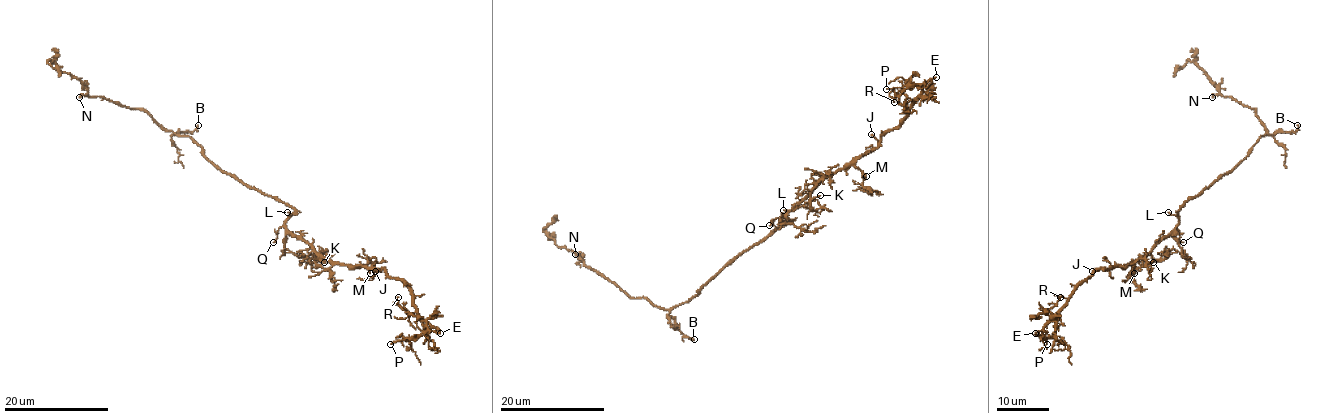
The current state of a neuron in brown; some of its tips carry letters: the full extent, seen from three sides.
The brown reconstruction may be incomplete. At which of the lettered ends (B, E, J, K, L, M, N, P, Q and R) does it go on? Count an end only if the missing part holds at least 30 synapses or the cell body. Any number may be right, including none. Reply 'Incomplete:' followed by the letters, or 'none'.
Incomplete: E

